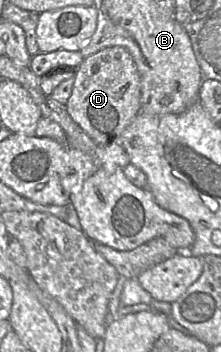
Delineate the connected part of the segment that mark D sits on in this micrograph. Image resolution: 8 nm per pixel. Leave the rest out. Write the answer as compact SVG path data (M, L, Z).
M119 46L104 48L85 58L73 79L67 113L97 145L116 143L141 109L140 75L130 53Z

